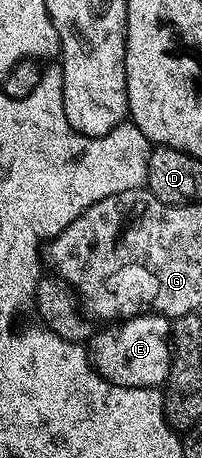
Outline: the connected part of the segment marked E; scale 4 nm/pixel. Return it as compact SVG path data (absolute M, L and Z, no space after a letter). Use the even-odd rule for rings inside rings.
M148 314L135 315L133 318L118 322L116 325L106 326L109 327L106 331L98 330L91 340L93 368L108 383L114 383L120 387L160 388L169 372L169 360L171 358L170 326L170 320L166 316Z

